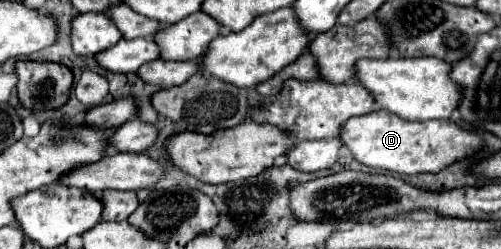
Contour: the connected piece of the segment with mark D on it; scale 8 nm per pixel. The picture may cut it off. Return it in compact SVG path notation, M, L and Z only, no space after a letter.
M384 109L348 119L342 125L342 141L360 163L404 175L438 173L456 161L472 157L484 147L484 141L474 131L462 129L450 119L402 121Z

